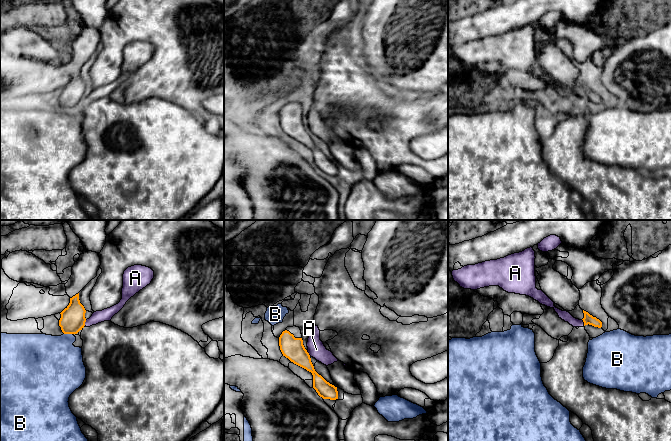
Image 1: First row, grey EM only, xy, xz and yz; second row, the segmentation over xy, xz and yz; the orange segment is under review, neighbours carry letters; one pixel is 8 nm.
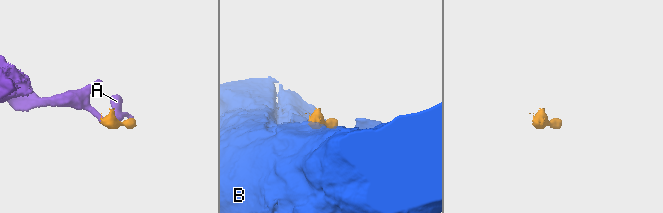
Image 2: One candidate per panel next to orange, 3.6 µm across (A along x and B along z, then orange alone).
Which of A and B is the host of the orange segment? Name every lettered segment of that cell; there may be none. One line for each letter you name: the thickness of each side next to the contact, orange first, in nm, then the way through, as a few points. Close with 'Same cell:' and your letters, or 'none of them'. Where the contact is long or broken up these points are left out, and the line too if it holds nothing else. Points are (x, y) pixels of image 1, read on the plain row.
Same cell: none of them

